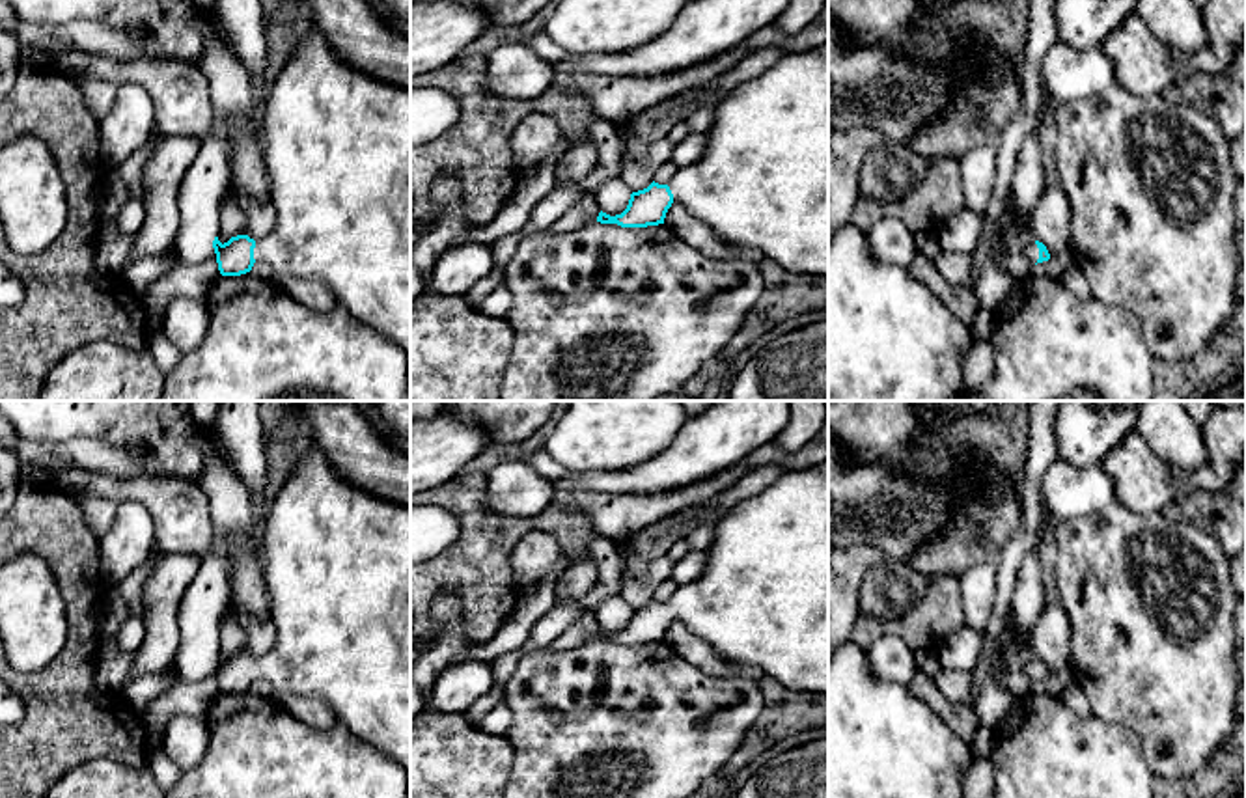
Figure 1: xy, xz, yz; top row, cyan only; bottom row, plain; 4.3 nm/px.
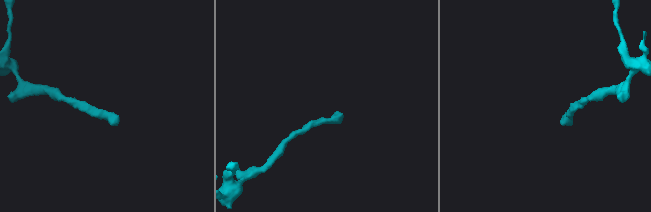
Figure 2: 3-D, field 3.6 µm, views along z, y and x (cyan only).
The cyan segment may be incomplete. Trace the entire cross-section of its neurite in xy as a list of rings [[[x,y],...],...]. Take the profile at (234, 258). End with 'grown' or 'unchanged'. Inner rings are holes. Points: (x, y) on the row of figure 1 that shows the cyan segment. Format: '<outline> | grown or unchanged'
[[[310,26],[270,88],[263,160],[276,224],[259,241],[213,241],[222,276],[265,263],[274,276],[321,280],[358,323],[395,343],[410,365],[410,89],[341,62]]] | grown

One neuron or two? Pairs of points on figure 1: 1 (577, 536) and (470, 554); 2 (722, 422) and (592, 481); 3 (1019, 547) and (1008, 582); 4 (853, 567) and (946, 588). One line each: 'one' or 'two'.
1: one
2: one
3: one
4: two

